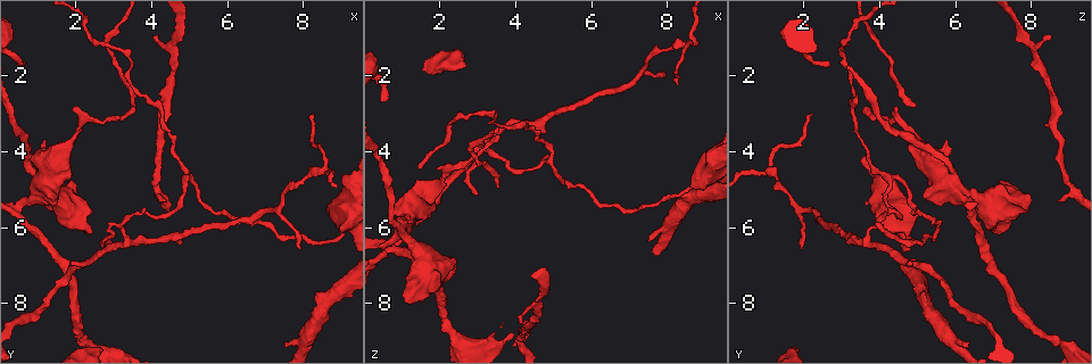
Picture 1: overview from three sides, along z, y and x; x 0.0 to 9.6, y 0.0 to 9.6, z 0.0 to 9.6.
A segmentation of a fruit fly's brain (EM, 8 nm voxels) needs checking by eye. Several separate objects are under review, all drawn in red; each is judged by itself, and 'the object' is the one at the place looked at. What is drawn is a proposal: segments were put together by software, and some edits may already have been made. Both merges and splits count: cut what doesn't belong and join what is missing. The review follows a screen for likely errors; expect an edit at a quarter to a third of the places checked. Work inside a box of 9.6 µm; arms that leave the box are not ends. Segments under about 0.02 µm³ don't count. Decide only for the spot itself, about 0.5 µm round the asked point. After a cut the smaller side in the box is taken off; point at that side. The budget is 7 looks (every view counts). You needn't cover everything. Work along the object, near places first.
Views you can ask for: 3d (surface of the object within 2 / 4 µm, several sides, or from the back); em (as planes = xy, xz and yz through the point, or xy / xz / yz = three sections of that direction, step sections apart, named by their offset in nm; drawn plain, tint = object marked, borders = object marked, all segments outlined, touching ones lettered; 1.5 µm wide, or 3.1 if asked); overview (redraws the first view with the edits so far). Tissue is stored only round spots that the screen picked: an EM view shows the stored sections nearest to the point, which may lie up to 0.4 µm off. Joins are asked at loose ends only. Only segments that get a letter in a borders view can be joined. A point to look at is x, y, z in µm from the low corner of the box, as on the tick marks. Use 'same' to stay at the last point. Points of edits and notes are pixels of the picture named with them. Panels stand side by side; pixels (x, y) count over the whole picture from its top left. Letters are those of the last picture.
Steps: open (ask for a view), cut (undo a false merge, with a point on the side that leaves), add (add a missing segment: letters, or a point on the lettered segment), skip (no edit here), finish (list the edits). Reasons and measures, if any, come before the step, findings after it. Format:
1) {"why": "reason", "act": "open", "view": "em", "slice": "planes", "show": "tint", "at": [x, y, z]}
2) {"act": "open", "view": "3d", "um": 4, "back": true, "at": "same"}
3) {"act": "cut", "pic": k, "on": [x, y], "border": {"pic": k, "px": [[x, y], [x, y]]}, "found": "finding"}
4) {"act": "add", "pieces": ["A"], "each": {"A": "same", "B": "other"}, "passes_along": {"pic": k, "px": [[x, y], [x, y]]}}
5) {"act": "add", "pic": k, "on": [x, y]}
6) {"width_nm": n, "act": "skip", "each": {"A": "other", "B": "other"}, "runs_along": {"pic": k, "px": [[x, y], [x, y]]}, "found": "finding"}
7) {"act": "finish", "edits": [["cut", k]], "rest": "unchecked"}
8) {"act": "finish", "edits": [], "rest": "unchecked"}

{"why": "abrupt turn", "act": "open", "view": "3d", "um": 2, "at": [3.45, 6.40, 3.60]}

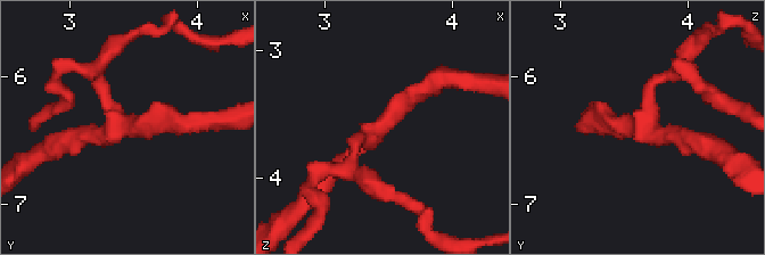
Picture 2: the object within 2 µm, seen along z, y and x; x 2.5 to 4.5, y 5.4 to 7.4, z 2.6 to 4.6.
{"arms": 3, "act": "open", "view": "em", "slice": "yz", "step": 8, "show": "borders", "at": [3.38, 6.34, 3.64]}

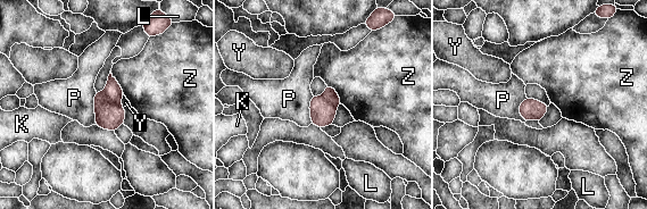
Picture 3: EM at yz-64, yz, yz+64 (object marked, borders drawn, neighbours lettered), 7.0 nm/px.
{"longest_contact_nm": ["P", 240], "act": "cut", "pic": 3, "on": [108, 116], "each": {"K": "other", "L": "other", "P": "other", "Y": "other", "Z": "other"}, "found": "a second neuron is stuck on"}

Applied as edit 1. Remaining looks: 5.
{"why": "redraw", "act": "open", "view": "overview"}

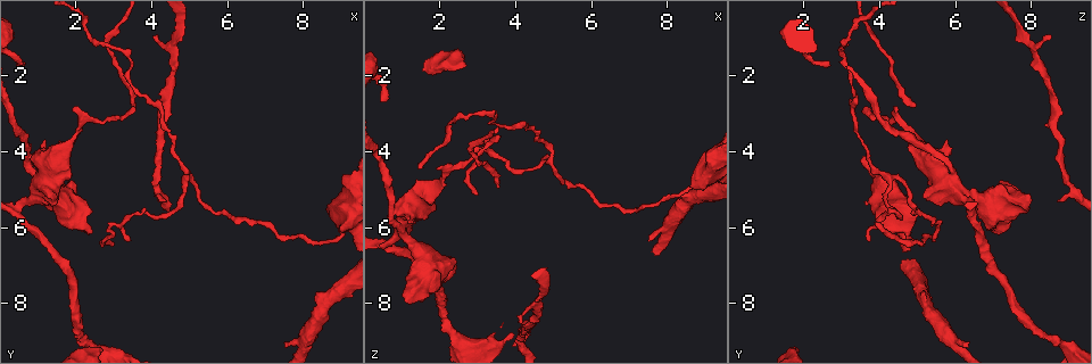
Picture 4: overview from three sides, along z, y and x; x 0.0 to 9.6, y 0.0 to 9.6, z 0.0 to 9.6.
{"why": "tapers out", "act": "open", "view": "3d", "um": 2, "at": [4.40, 5.25, 8.70]}

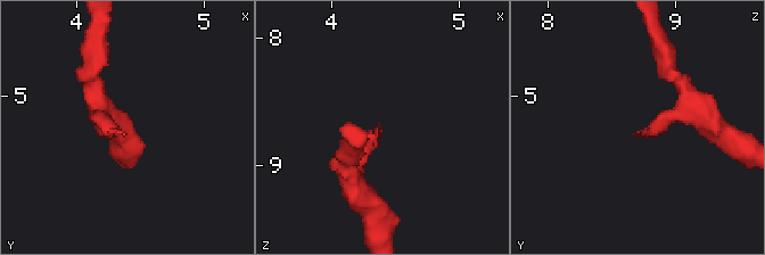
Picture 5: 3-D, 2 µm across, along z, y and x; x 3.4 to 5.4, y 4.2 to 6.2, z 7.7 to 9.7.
{"why": "shape alone is not enough", "act": "open", "view": "em", "slice": "xy", "step": 4, "show": "borders", "at": [4.38, 5.30, 8.70]}

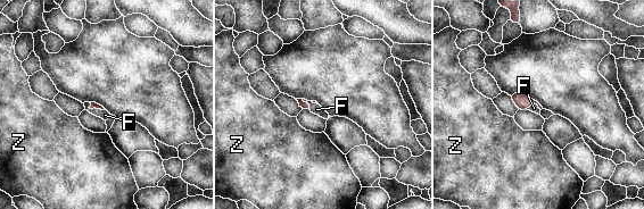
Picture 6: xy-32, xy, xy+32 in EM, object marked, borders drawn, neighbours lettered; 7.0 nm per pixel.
{"act": "add", "pieces": ["F"], "each": {"F": "same", "Z": "other"}, "found": "it goes on there"}

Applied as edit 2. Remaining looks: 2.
{"act": "open", "view": "overview"}

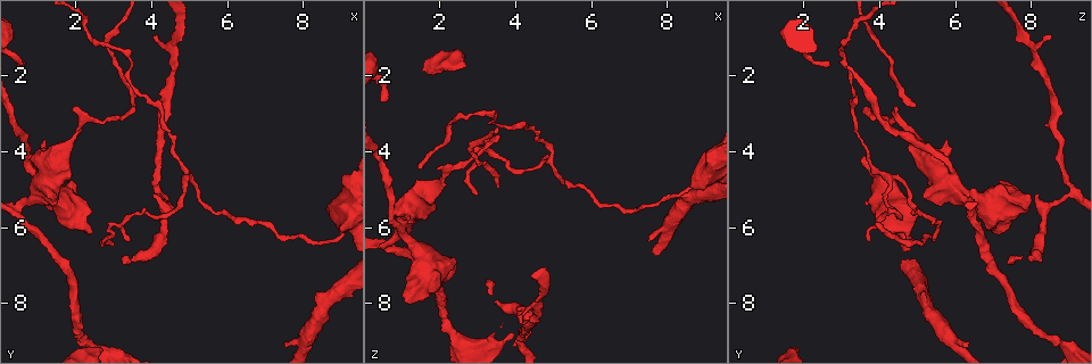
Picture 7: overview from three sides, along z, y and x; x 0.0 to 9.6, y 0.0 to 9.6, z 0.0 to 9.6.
{"why": "free end", "act": "open", "view": "em", "slice": "planes", "show": "borders", "at": [8.65, 5.35, 4.75]}

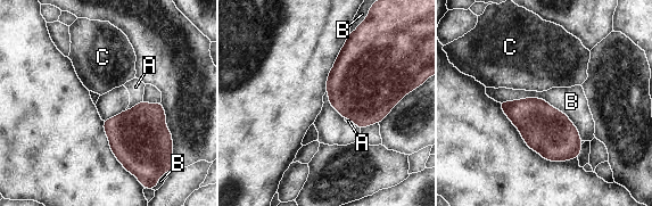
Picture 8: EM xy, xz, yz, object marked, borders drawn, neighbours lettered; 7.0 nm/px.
{"act": "skip", "each": {"A": "other", "B": "other", "C": "other"}, "found": "no lettered segment goes on from it"}

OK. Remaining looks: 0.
{"act": "finish", "edits": [["cut", 3], ["add", 6]], "rest": "unchecked"}

